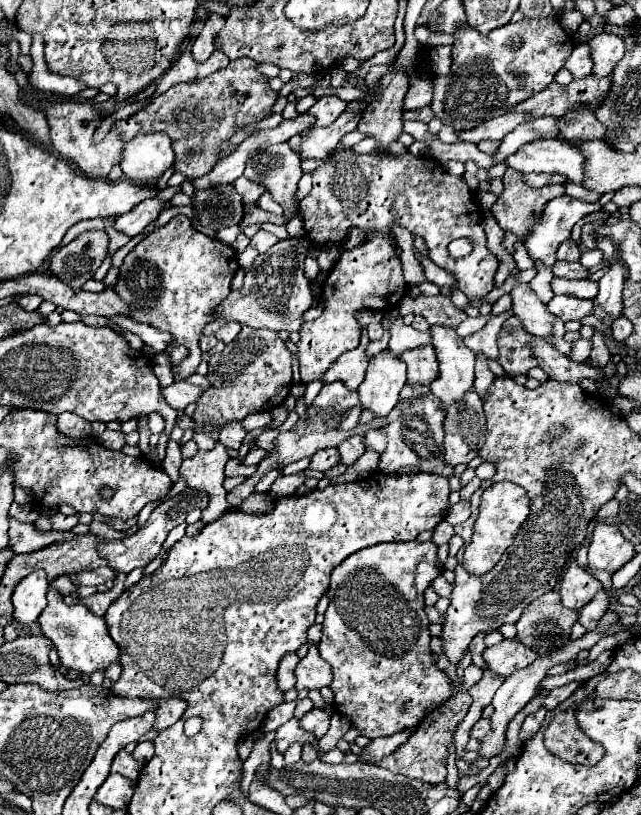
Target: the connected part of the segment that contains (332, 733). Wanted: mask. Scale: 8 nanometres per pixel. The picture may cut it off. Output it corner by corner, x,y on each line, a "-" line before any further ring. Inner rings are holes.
333,713
331,715
331,727
329,727
329,731
325,733
325,737
319,739
319,751
327,753
329,749
335,749
337,741
349,731
349,727
351,727
351,723
349,723
349,719
345,715

